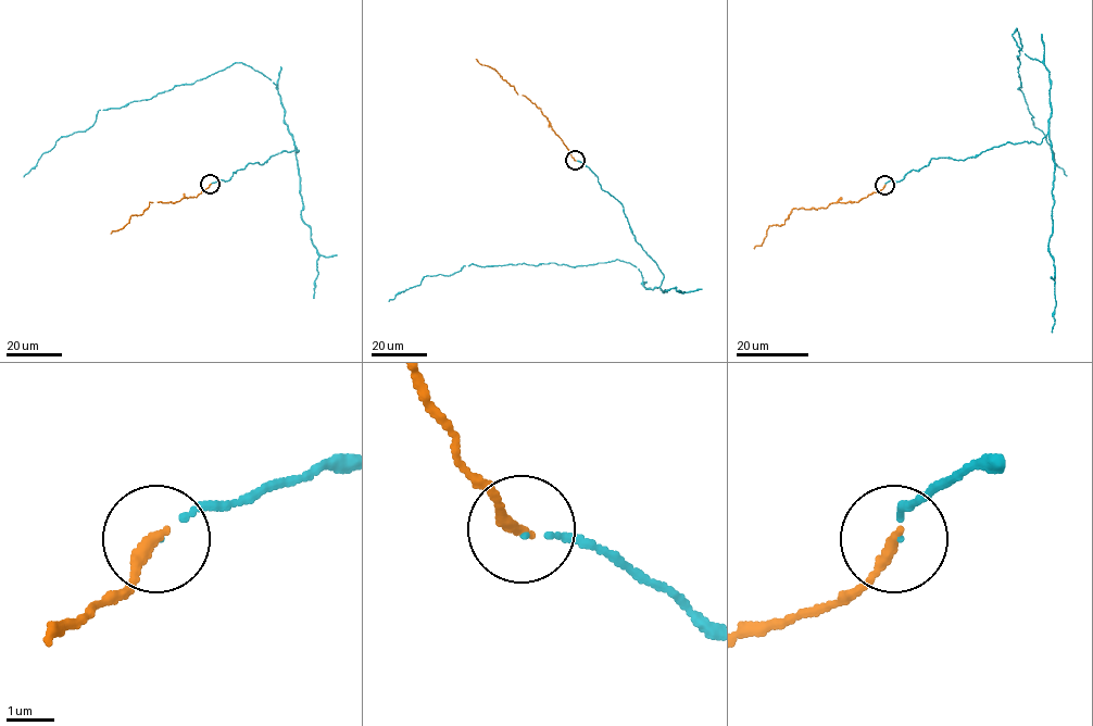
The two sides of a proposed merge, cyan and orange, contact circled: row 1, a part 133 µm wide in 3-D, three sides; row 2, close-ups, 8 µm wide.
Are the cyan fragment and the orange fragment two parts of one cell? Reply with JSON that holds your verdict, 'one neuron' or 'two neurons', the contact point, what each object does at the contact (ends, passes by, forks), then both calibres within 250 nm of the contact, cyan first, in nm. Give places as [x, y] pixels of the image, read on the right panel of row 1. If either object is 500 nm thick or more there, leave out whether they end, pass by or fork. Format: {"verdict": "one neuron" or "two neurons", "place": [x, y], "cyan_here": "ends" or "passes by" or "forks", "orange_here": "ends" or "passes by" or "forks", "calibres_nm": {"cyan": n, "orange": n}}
{"verdict": "one neuron", "place": [884, 185], "cyan_here": "ends", "orange_here": "ends", "calibres_nm": {"cyan": 60, "orange": 280}}

